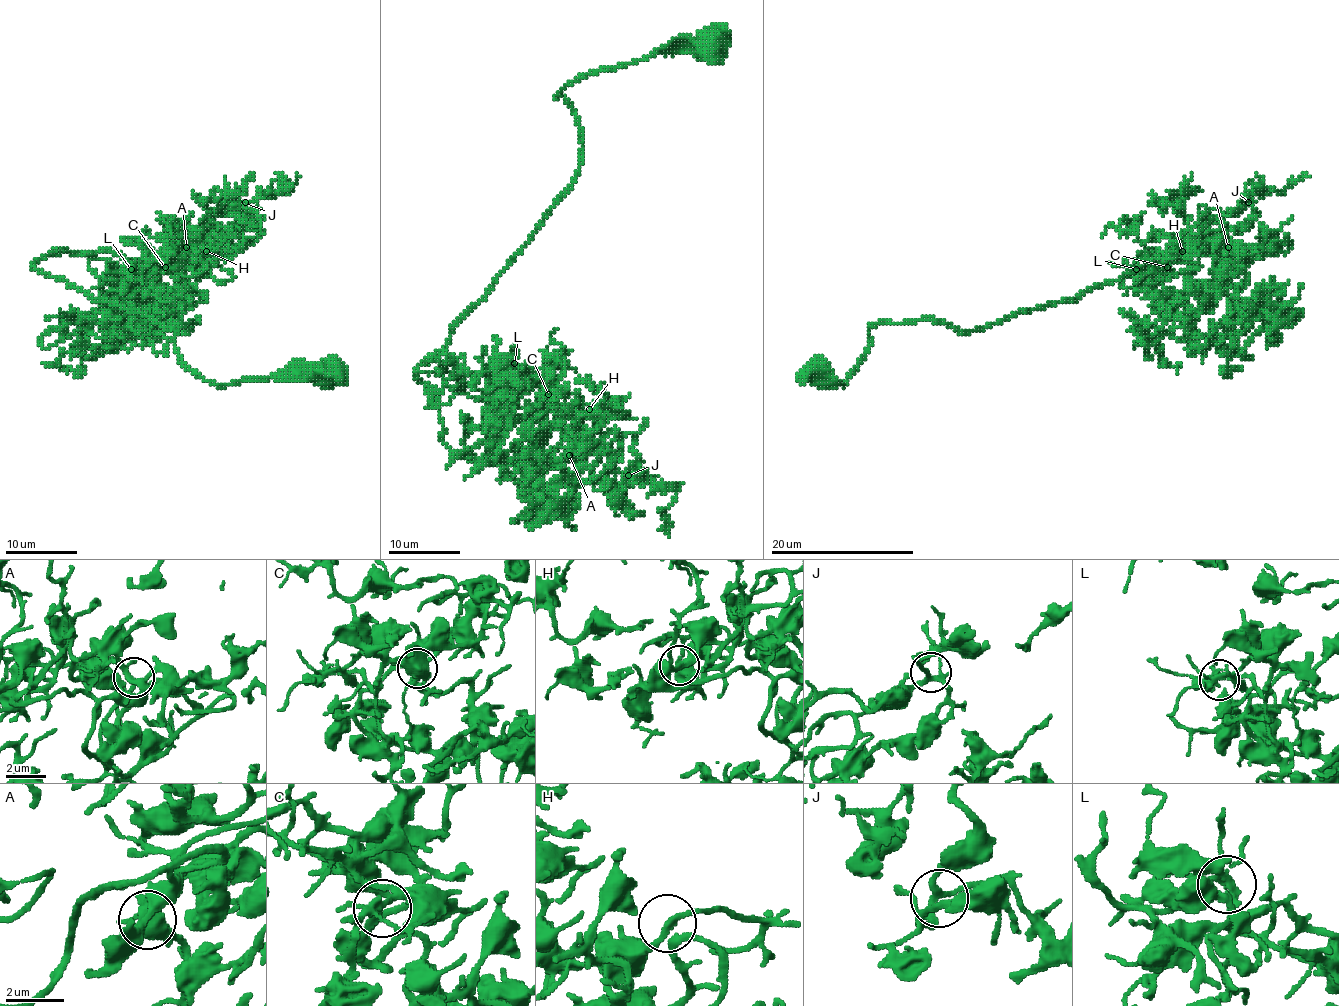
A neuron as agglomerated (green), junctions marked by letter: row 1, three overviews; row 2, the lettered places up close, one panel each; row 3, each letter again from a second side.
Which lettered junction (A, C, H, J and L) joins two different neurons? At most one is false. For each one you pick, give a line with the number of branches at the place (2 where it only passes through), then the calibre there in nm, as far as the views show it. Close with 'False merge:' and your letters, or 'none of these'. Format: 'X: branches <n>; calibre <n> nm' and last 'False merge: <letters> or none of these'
L: branches 4; calibre 240 nm
False merge: L

